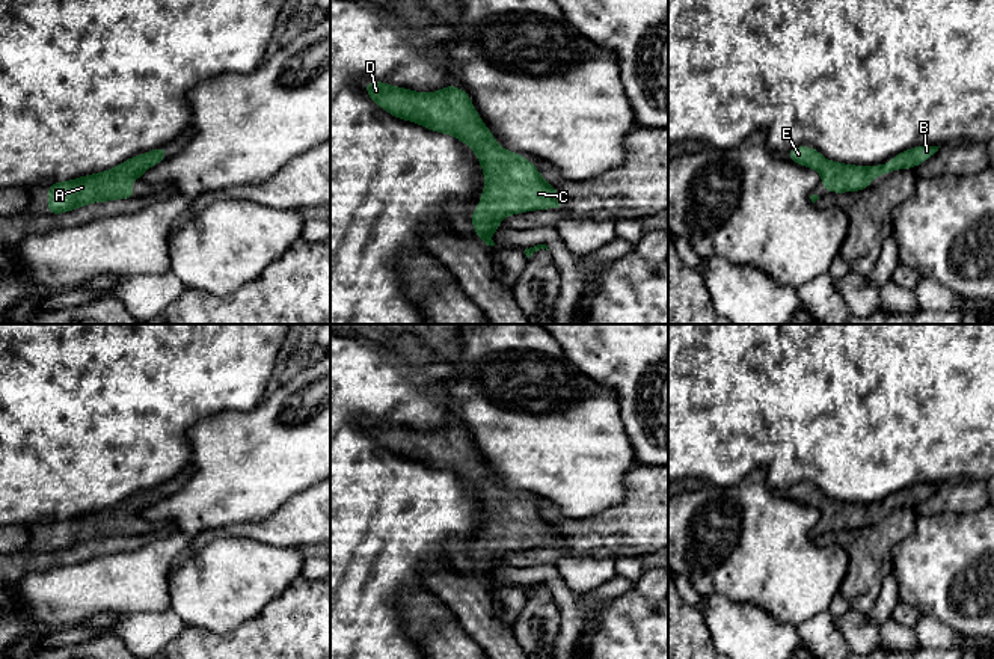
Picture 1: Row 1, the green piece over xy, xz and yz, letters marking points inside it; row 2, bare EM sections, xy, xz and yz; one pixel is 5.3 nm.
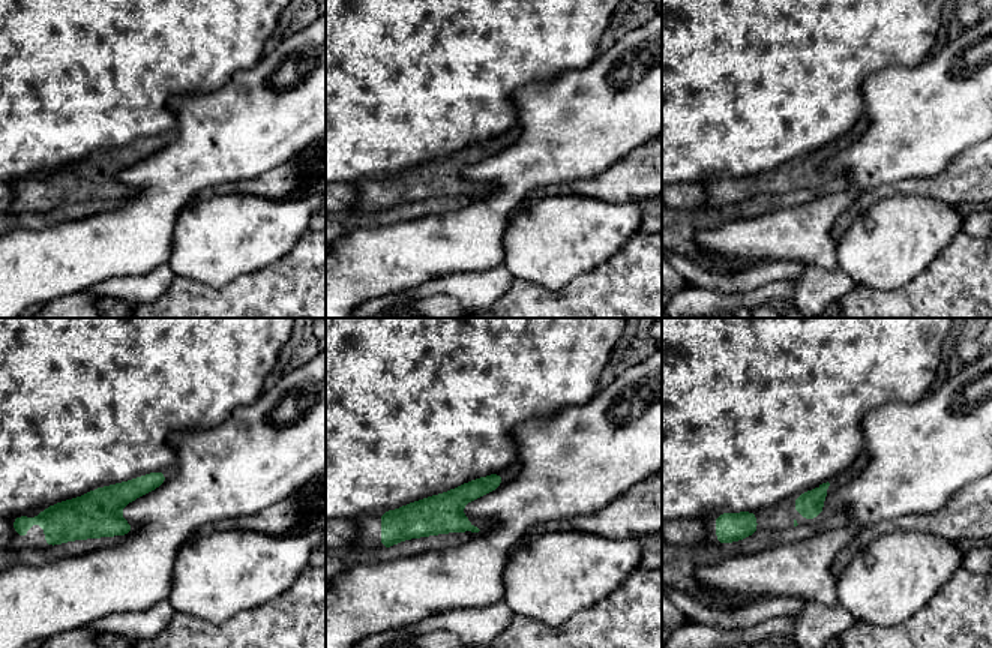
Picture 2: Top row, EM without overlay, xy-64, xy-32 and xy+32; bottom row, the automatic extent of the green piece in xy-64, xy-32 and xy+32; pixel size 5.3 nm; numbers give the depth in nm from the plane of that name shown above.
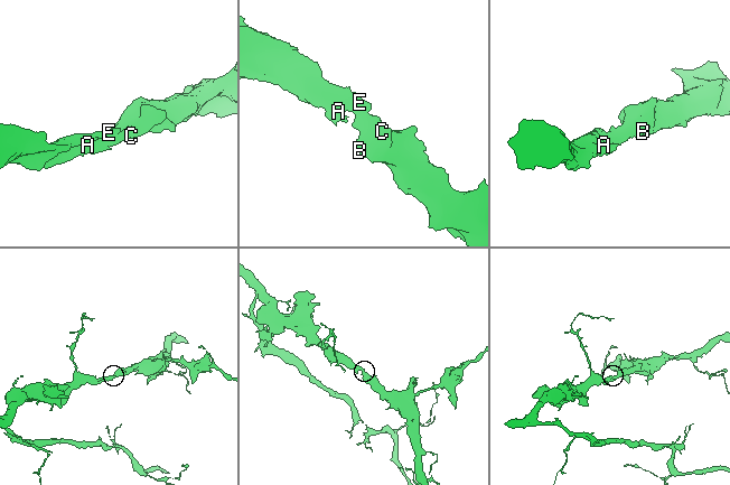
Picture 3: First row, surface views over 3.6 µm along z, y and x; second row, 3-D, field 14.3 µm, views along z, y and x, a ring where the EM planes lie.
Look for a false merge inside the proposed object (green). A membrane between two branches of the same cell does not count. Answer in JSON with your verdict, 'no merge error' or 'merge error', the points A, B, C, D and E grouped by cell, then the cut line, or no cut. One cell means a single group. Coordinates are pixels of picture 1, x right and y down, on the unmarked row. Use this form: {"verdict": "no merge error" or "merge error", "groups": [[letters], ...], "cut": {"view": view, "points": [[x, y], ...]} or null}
{"verdict": "no merge error", "groups": [["A", "B", "C", "D", "E"]], "cut": null}

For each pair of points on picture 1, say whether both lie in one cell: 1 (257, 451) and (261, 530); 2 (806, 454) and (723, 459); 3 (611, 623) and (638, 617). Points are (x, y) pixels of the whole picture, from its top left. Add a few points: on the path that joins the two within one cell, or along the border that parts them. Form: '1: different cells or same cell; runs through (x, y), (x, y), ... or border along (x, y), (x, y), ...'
1: different cells; border along (288, 499), (260, 522)
2: same cell; runs through (785, 454), (744, 454)
3: same cell; runs through (617, 623), (632, 623)

